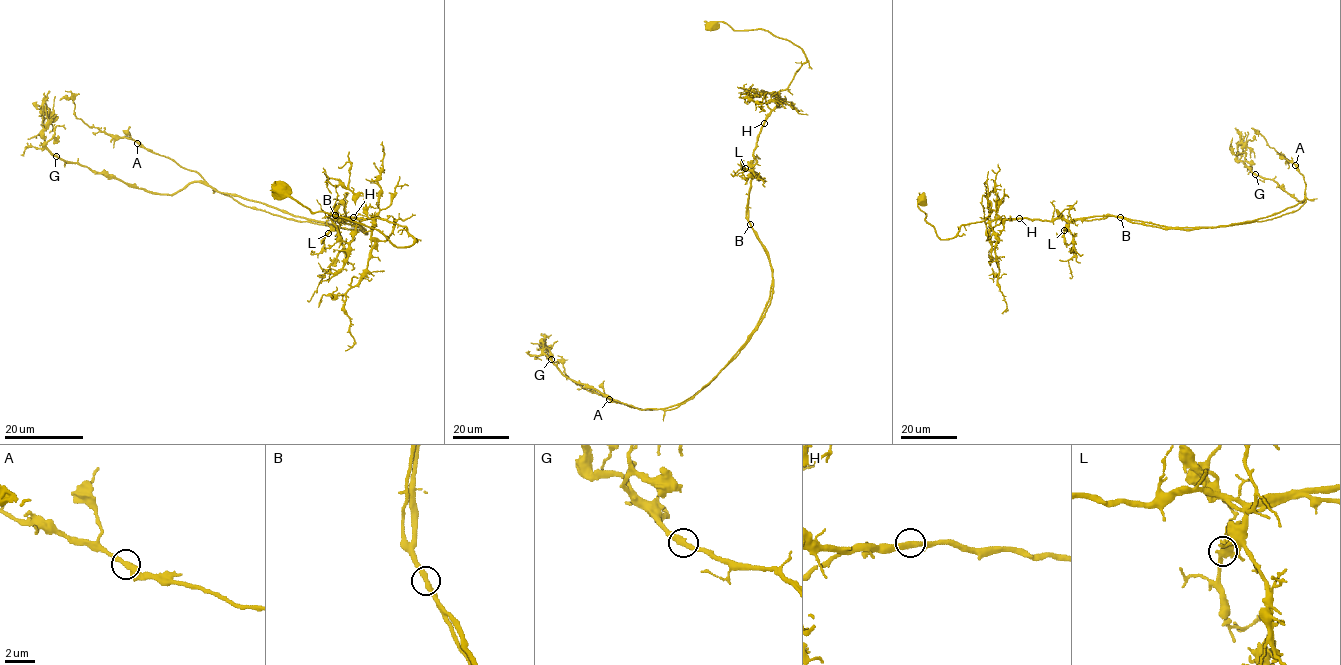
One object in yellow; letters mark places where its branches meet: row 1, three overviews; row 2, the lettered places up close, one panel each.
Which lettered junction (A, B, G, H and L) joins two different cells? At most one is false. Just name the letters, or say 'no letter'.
B

